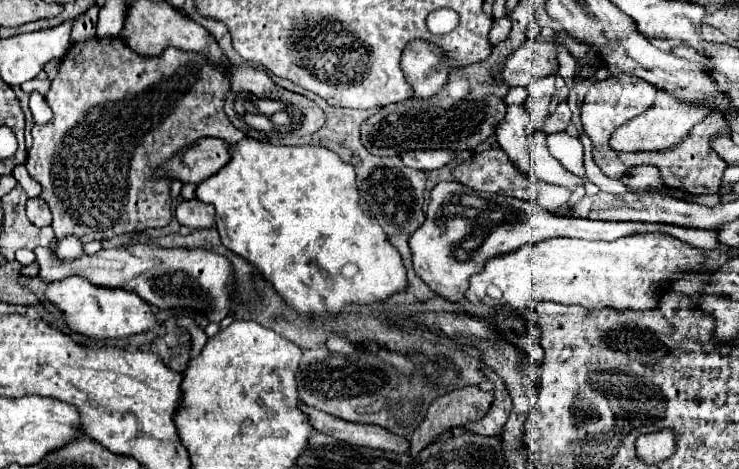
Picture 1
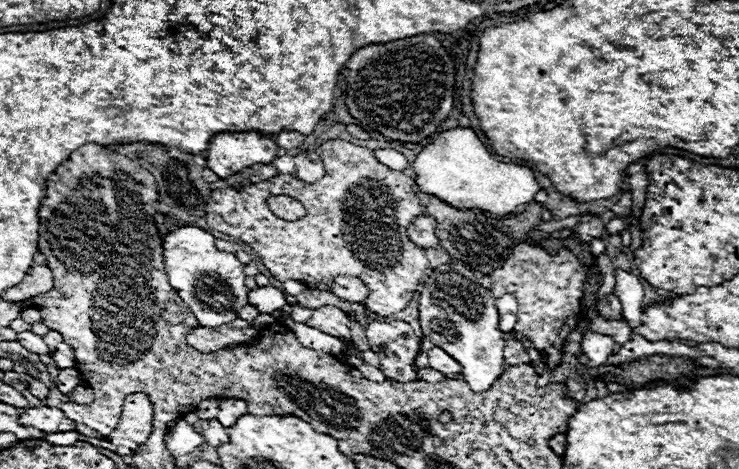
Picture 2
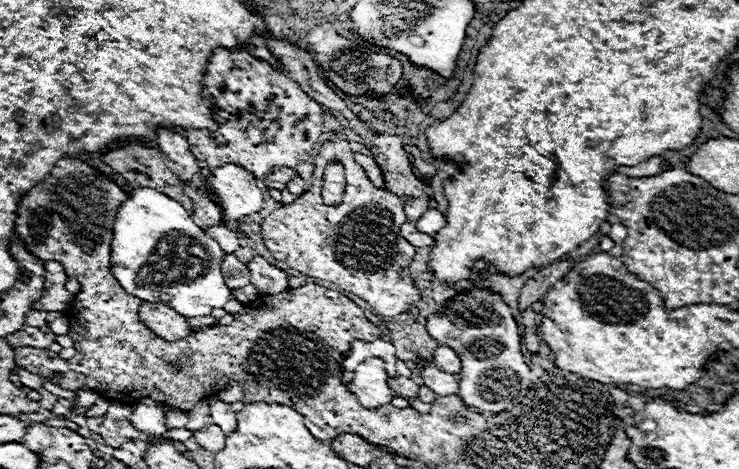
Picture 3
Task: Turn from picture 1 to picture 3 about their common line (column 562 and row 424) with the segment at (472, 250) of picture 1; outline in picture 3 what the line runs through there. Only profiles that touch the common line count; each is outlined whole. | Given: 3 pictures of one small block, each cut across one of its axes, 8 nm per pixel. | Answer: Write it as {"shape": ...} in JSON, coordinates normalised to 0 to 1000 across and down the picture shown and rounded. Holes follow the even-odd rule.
{"shape":[[[287,849],[284,853],[284,887],[287,887],[287,900],[292,908],[298,908],[306,930],[319,917],[319,883],[314,878],[311,861],[303,861],[303,857]]]}

